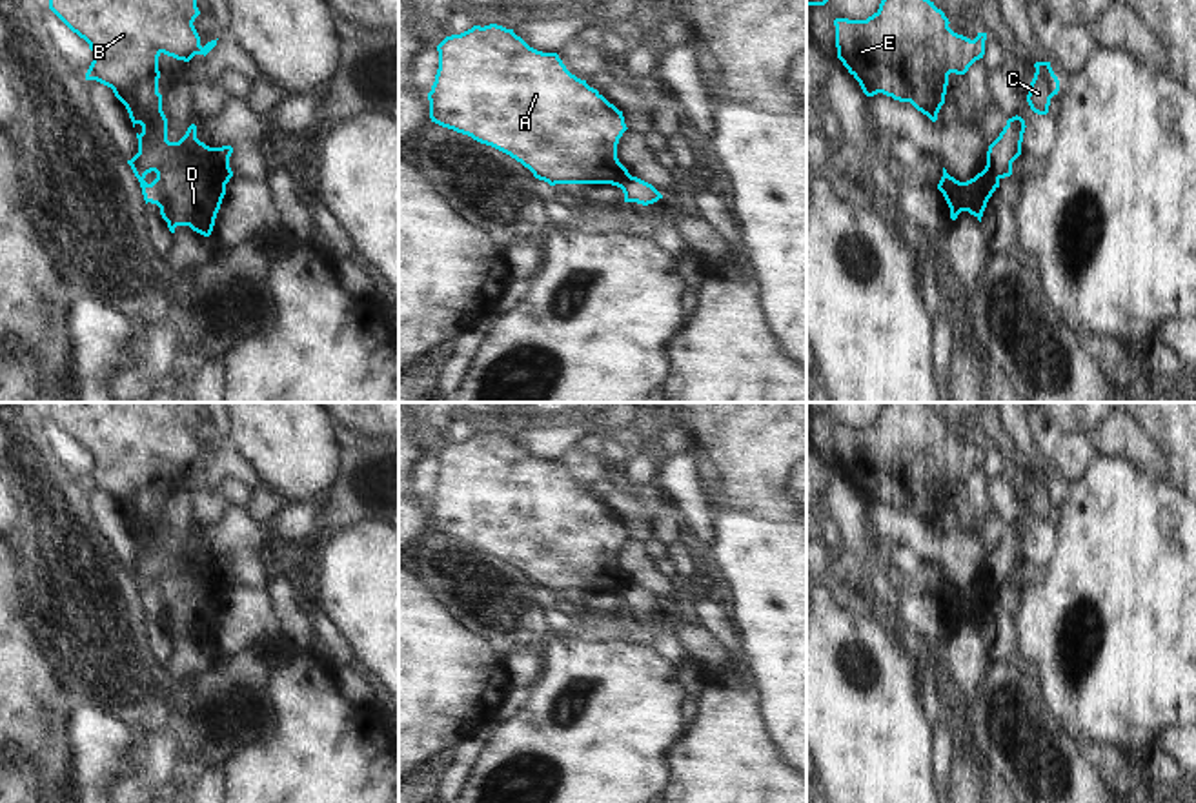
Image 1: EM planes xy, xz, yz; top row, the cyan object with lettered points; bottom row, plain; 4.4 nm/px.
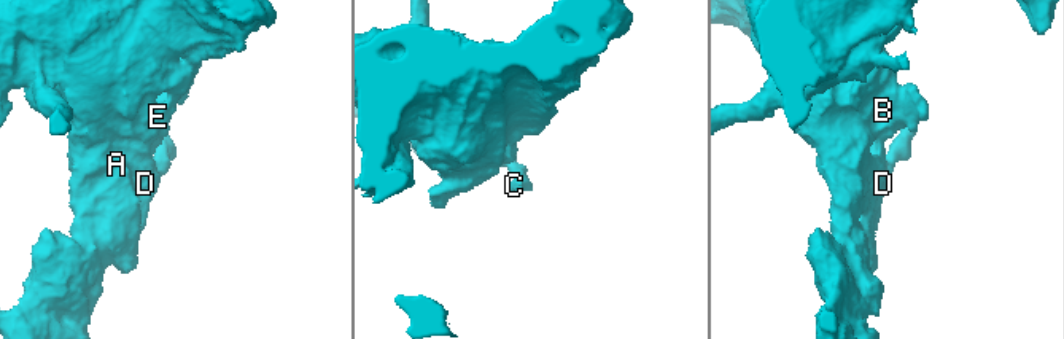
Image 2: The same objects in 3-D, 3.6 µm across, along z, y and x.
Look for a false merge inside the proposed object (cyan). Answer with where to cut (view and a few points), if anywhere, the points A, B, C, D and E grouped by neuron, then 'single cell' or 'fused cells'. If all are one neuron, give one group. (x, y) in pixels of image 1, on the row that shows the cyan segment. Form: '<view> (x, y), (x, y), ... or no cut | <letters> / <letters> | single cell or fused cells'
xy (213, 148), (221, 168), (230, 177) | A B D E / C | fused cells

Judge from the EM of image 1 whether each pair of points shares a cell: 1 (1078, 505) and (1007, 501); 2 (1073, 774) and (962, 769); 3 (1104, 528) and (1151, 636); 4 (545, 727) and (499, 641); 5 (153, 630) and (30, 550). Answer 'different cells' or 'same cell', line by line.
1: different cells
2: different cells
3: same cell
4: different cells
5: different cells

